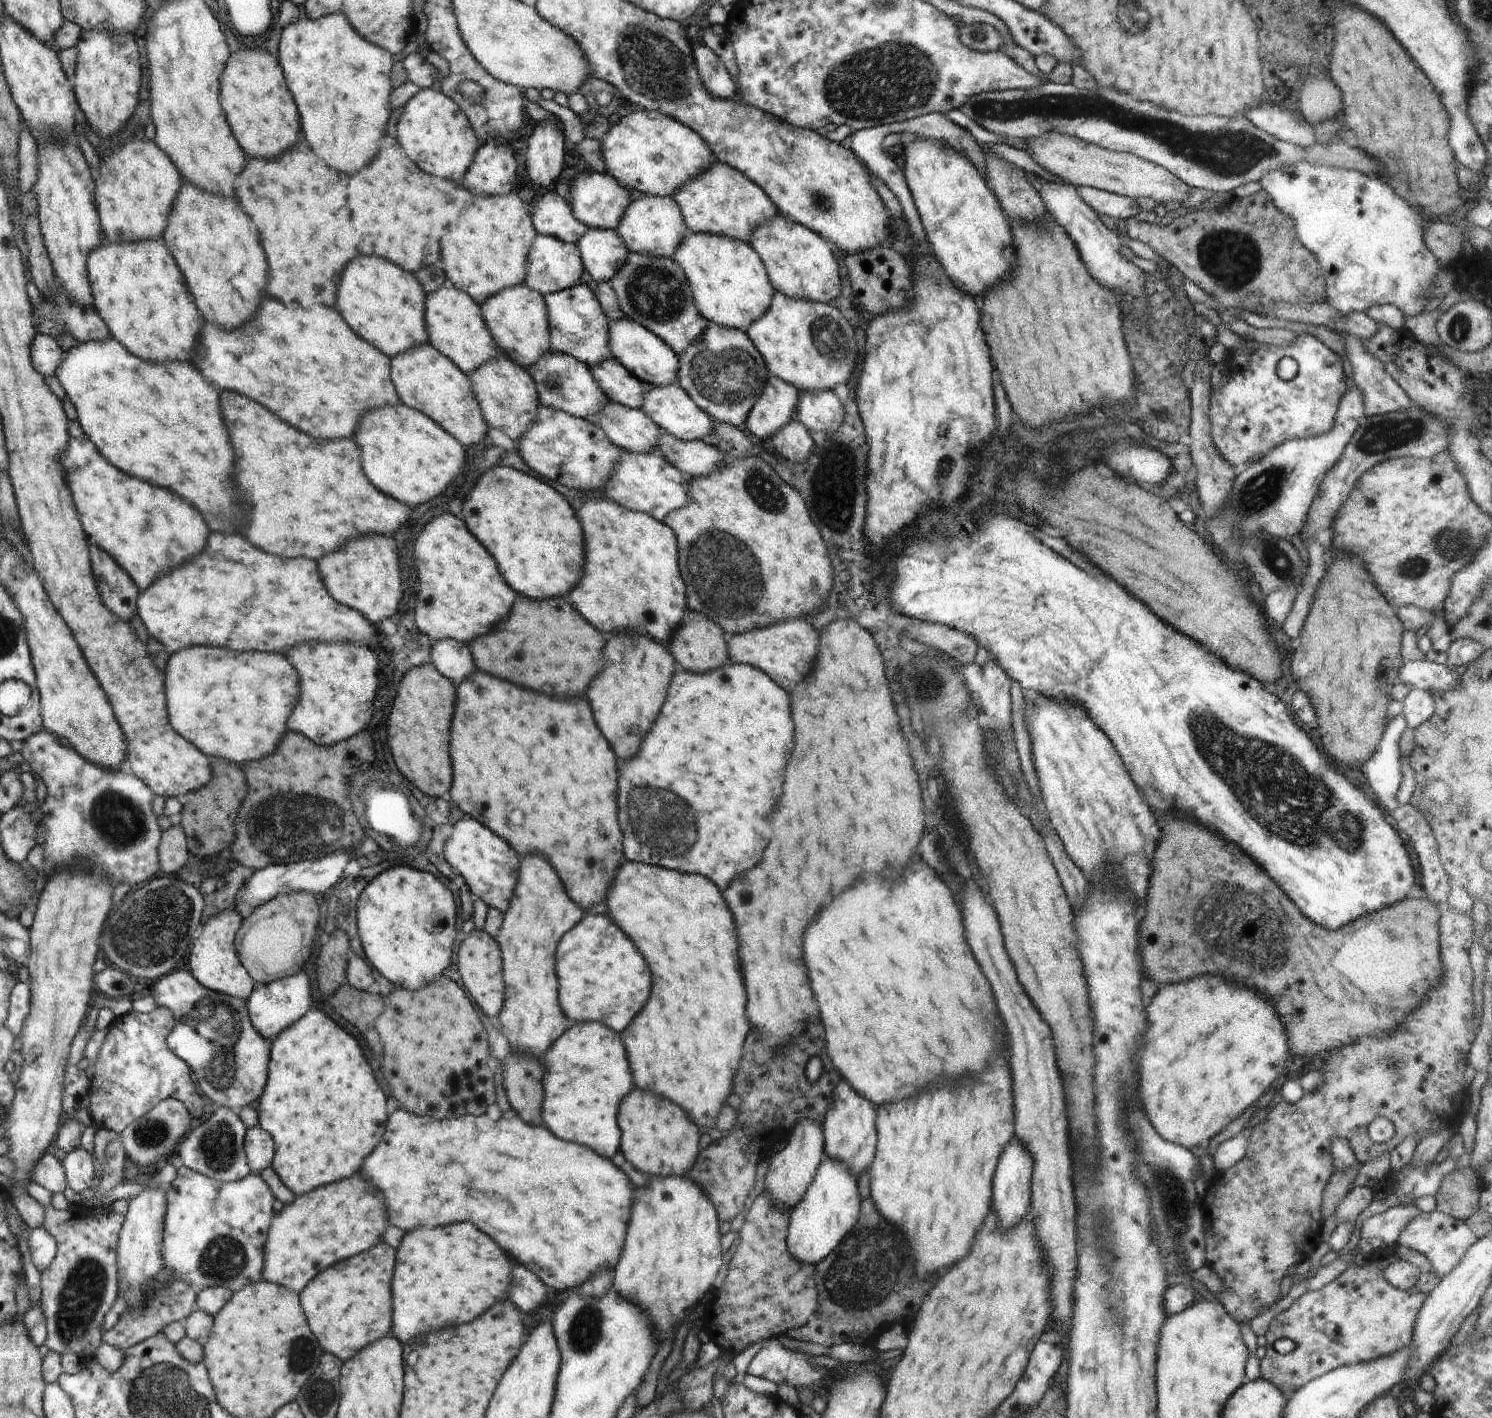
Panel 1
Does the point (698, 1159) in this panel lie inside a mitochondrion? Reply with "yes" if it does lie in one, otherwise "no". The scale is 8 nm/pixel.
no

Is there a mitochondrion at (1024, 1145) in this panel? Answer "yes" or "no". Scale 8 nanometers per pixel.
no

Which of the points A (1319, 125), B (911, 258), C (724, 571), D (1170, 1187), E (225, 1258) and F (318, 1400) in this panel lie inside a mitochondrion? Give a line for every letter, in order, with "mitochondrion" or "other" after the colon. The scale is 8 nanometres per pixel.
A: other
B: other
C: mitochondrion
D: mitochondrion
E: mitochondrion
F: mitochondrion

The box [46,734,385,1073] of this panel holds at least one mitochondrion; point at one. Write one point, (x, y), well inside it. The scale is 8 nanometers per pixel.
(281, 826)

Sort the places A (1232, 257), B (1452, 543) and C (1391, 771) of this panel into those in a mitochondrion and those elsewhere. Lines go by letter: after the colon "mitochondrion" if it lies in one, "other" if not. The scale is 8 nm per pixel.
A: mitochondrion
B: mitochondrion
C: other

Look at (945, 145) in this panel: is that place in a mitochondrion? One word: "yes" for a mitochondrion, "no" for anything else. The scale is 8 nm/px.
no

